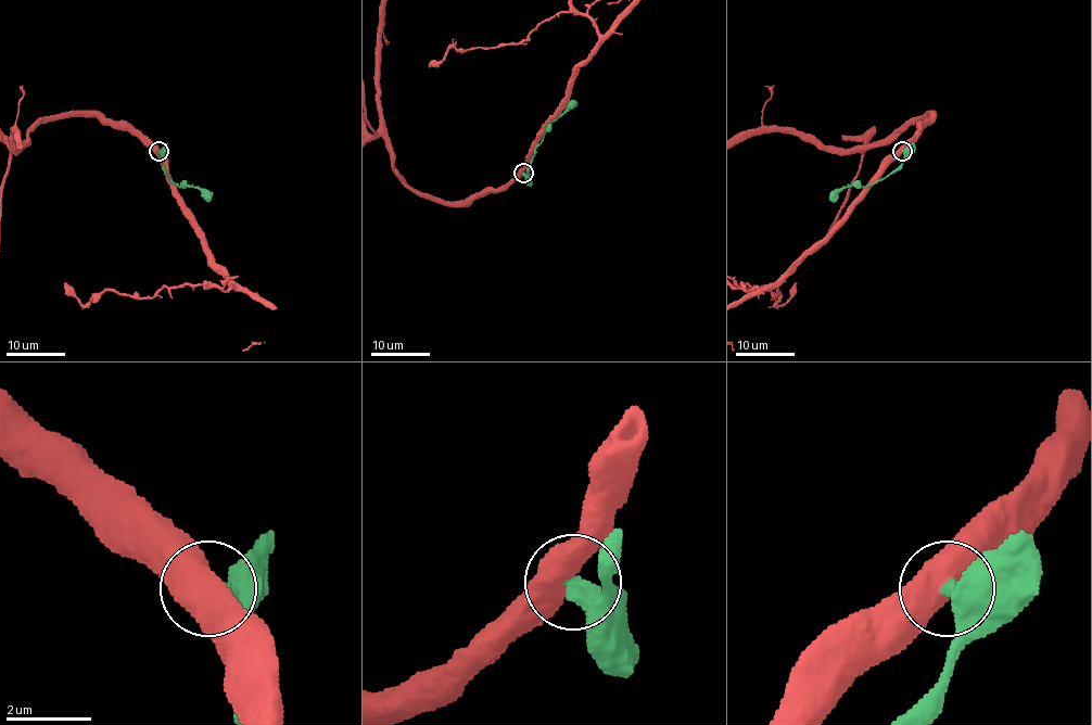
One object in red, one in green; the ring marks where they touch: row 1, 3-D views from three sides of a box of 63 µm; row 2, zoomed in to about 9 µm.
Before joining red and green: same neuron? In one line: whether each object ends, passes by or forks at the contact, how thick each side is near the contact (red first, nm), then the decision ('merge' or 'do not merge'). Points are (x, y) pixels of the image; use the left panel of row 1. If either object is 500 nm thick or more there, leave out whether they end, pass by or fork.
550 nm thick on the red side, 550 nm on the other; do not merge

